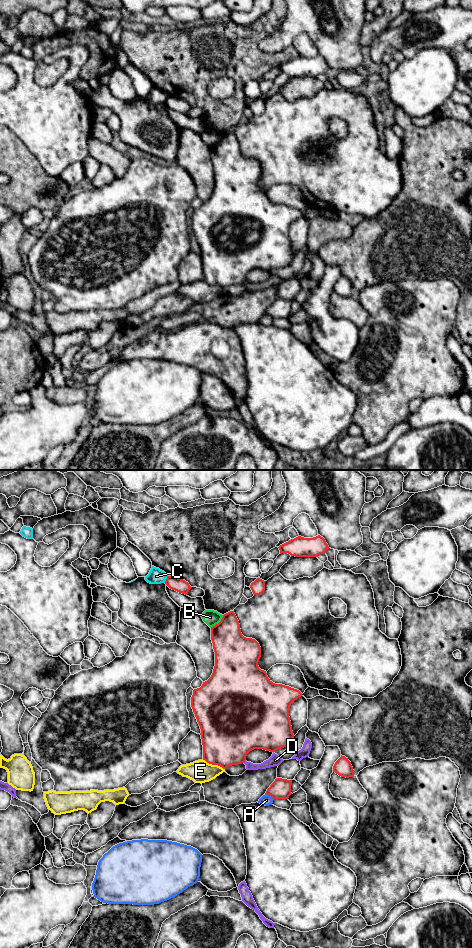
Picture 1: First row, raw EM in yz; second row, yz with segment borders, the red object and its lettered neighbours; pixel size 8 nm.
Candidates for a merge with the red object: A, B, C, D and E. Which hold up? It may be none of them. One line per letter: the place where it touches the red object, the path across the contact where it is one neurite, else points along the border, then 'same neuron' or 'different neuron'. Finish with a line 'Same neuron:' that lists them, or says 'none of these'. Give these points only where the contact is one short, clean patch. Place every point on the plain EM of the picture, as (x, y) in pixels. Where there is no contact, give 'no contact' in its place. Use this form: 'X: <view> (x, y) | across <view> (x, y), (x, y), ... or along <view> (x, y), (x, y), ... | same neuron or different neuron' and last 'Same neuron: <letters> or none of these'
A: yz (269, 315) | different neuron
B: yz (218, 143) | different neuron
C: yz (166, 99) | along yz (167, 95), (164, 102) | different neuron
D: yz (244, 281) | different neuron
E: yz (213, 284) | along yz (202, 279), (209, 283), (217, 284), (224, 289) | different neuron
Same neuron: none of these

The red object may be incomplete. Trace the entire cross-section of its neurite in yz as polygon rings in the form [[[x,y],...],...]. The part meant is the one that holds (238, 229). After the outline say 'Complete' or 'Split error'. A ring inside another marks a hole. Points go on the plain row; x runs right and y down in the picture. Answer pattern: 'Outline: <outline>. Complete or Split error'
Outline: [[[234,131],[224,134],[221,141],[211,147],[211,160],[215,172],[213,193],[200,208],[193,210],[191,217],[191,227],[201,249],[203,280],[226,289],[244,283],[247,274],[254,269],[275,272],[288,266],[294,258],[289,237],[290,226],[302,213],[289,206],[273,203],[266,191],[259,188],[261,167],[255,159],[242,155]]]. Complete

